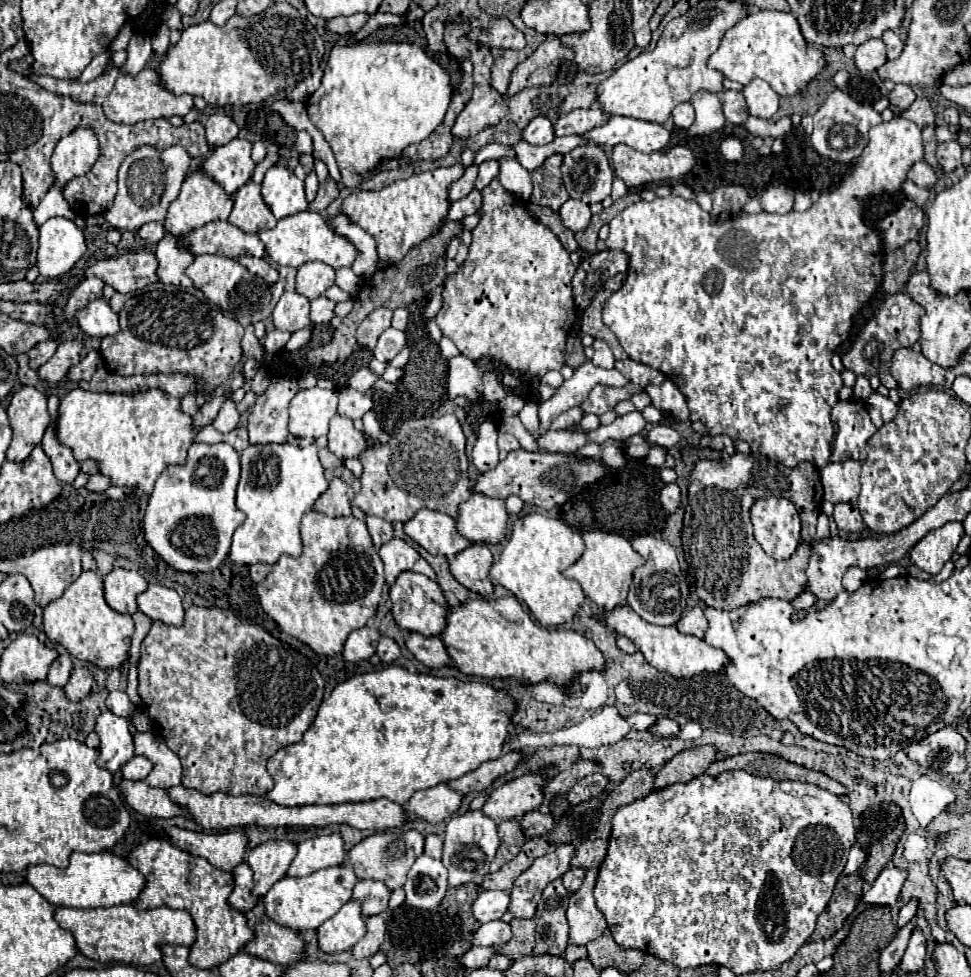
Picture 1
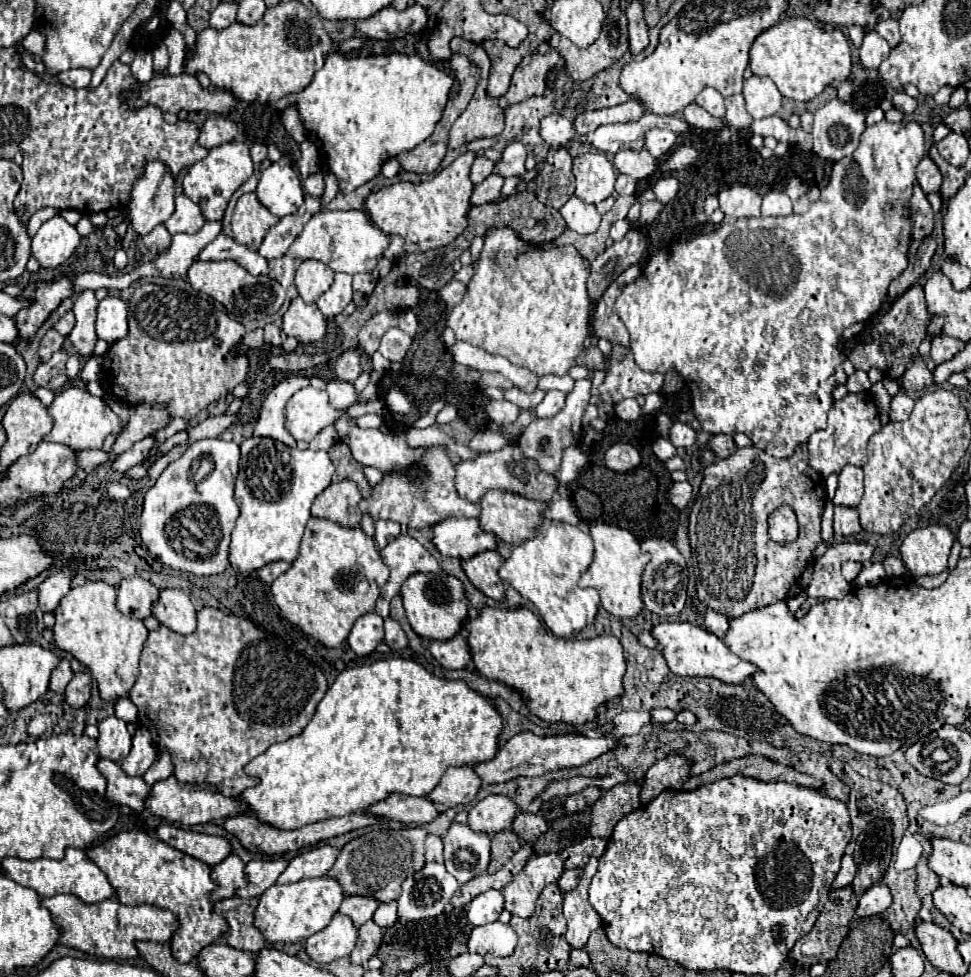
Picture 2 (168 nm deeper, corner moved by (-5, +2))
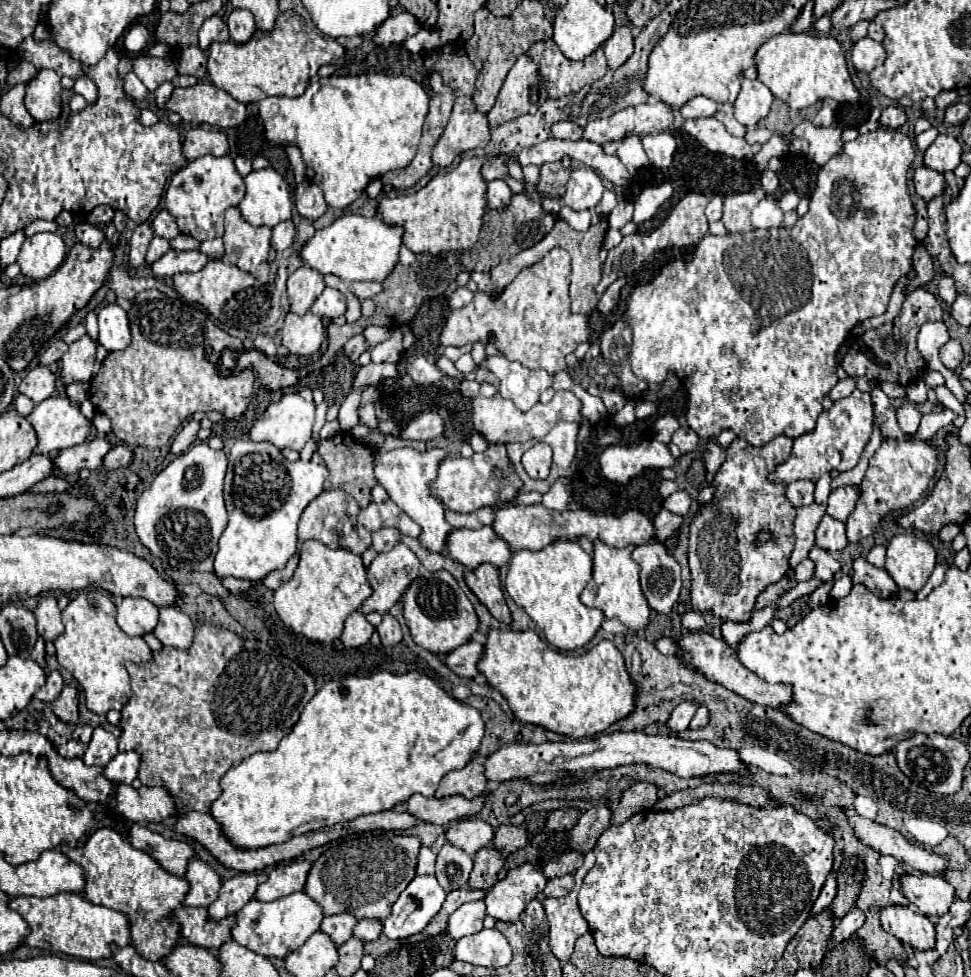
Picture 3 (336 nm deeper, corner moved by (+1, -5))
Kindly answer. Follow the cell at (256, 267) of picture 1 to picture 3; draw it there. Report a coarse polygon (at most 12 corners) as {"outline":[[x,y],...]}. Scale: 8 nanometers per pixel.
{"outline":[[169,250],[151,264],[155,278],[199,272],[209,258],[199,250]]}

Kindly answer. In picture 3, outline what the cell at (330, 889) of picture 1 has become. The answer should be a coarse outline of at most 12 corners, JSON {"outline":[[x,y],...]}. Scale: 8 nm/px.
{"outline":[[305,892],[247,902],[231,936],[261,956],[285,958],[319,930]]}

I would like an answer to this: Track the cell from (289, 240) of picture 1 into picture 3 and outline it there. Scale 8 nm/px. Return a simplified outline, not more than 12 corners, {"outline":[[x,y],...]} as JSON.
{"outline":[[347,214],[299,256],[319,274],[383,282],[401,226]]}

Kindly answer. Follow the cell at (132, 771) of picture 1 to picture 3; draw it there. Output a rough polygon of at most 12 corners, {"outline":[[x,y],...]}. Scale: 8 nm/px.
{"outline":[[121,752],[103,768],[111,782],[137,778],[139,754]]}

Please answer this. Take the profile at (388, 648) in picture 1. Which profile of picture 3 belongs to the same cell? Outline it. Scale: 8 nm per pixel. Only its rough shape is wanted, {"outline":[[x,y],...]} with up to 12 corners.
{"outline":[[389,612],[377,626],[383,646],[403,638],[399,622]]}

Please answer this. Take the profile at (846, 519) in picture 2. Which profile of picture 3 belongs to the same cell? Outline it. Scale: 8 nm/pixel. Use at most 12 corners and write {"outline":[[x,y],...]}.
{"outline":[[823,516],[815,546],[837,552],[847,546],[845,524]]}

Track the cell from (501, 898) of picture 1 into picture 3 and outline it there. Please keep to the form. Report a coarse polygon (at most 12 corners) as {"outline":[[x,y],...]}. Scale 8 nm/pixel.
{"outline":[[485,902],[461,904],[447,922],[453,940],[483,928]]}

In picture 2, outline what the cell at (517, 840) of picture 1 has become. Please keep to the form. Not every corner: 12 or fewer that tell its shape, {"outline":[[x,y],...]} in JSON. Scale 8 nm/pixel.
{"outline":[[509,829],[491,839],[489,873],[501,869],[521,847]]}

